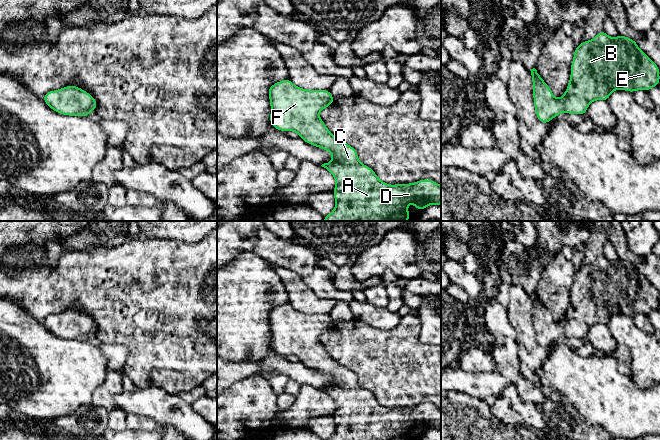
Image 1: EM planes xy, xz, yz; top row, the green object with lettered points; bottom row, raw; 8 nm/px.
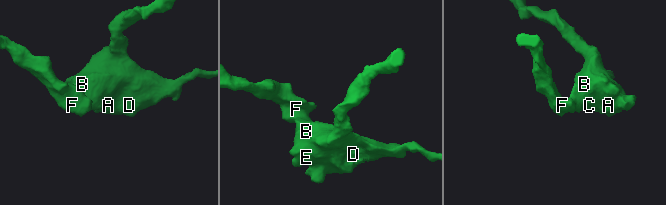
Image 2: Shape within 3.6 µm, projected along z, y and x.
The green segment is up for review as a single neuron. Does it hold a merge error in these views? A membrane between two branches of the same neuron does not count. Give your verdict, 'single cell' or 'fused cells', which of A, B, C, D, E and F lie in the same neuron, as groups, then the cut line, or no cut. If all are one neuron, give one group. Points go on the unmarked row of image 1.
single cell; groups A B C D E F; cut none

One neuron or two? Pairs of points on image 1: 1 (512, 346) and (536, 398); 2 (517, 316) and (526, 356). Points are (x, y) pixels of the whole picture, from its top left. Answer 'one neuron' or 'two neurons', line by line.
1: one neuron
2: one neuron

